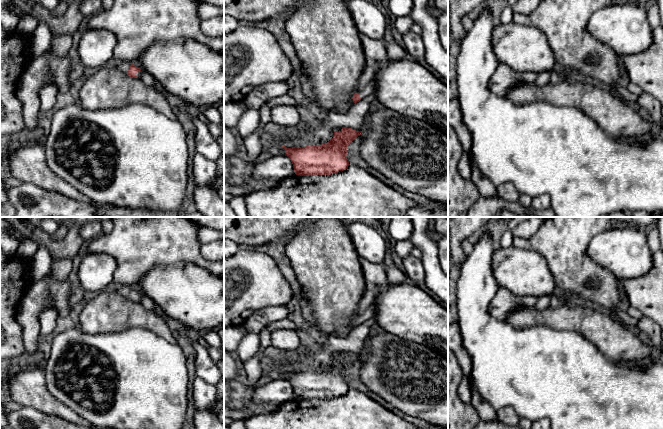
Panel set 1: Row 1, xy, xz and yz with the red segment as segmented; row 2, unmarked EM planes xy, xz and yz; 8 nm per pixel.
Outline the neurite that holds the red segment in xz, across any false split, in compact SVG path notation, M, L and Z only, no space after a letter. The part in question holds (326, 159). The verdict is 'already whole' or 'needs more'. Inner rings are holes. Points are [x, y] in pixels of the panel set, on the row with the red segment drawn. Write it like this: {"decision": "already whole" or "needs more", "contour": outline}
{"decision": "already whole", "contour": "M343 127L339 132L334 131L333 138L326 144L281 147L285 151L285 156L291 160L296 175L331 175L348 168L348 145L360 135L362 131Z"}

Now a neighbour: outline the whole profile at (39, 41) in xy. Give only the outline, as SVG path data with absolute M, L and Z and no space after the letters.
M39 22L36 29L29 37L29 49L31 56L37 57L43 54L50 46L52 33L47 24Z

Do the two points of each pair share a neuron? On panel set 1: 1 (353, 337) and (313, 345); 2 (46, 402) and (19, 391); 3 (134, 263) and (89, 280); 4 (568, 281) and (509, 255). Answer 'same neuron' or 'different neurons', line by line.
1: same neuron
2: same neuron
3: different neurons
4: different neurons

